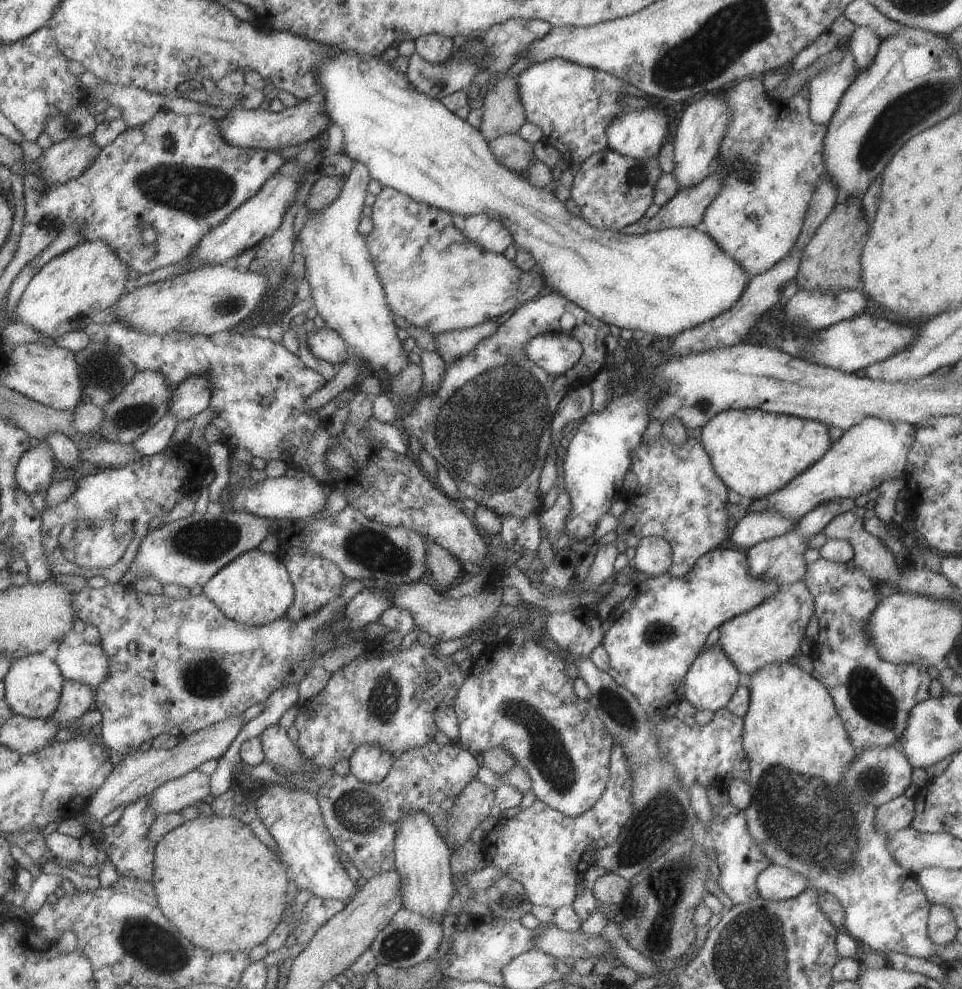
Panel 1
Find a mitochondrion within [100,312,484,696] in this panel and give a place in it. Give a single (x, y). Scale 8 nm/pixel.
(201, 542)

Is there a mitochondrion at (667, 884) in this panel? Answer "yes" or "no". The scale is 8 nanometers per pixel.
yes

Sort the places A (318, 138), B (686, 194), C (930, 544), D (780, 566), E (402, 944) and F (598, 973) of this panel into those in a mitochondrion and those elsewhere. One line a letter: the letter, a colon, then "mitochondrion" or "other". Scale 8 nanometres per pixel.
A: other
B: other
C: other
D: mitochondrion
E: mitochondrion
F: other

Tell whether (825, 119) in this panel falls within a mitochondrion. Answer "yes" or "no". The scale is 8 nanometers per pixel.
no

